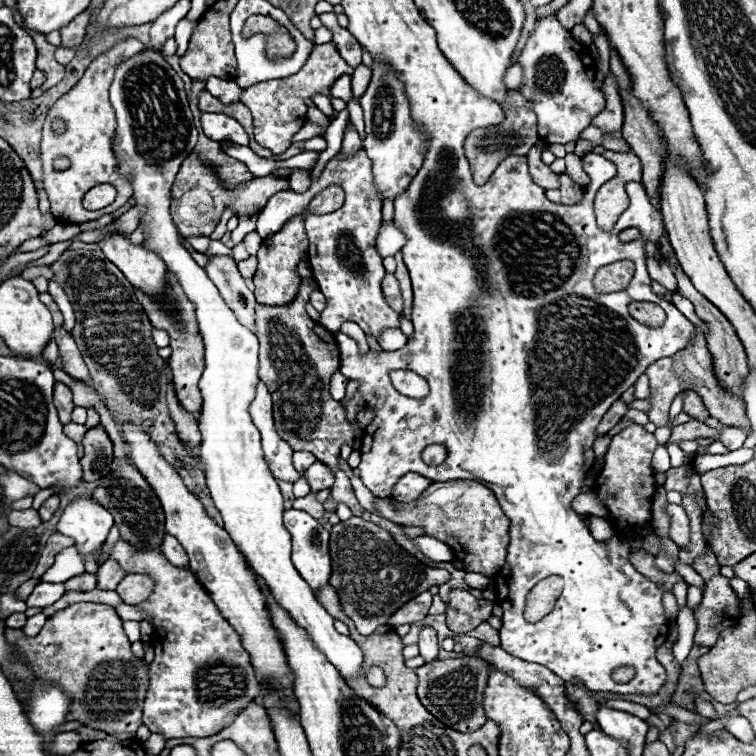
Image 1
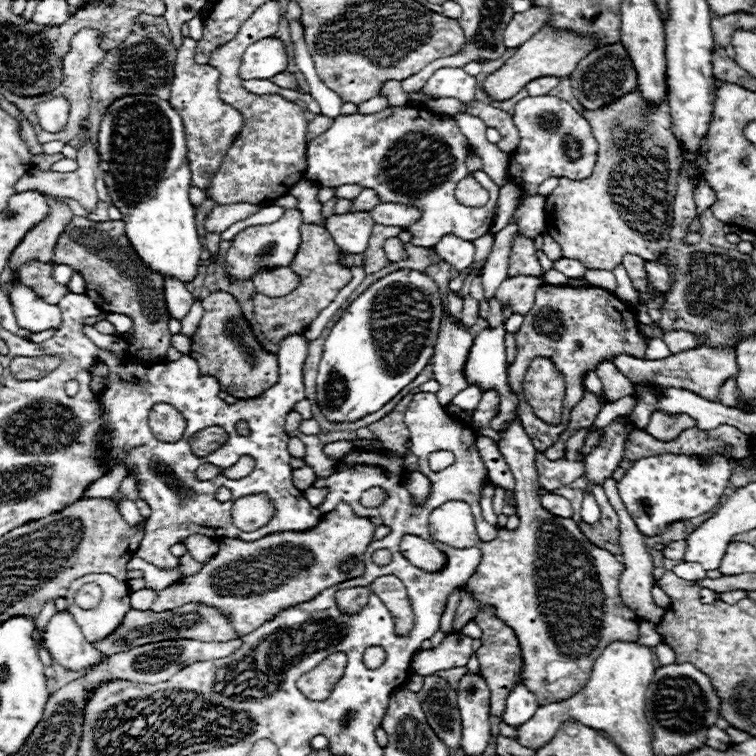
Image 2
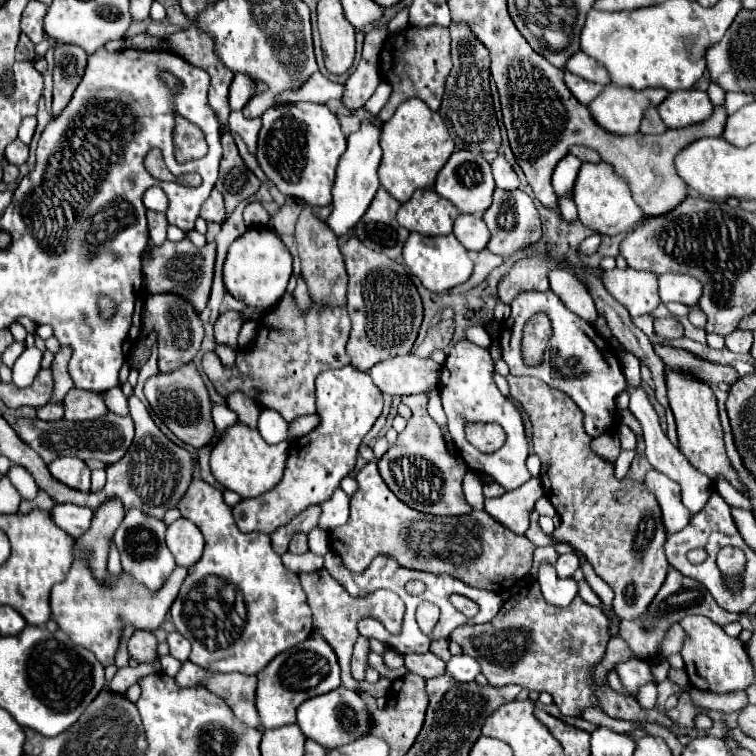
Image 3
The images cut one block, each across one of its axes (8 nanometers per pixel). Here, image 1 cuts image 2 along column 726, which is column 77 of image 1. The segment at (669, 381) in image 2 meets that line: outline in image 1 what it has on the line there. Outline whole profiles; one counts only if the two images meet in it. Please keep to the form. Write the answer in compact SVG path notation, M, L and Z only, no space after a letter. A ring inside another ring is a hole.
M58 326L58 328L54 328L54 340L58 344L58 350L60 350L60 356L62 356L62 362L64 362L64 370L70 376L74 376L76 380L82 380L82 382L90 384L88 368L86 368L82 356L78 354L74 338L62 326Z

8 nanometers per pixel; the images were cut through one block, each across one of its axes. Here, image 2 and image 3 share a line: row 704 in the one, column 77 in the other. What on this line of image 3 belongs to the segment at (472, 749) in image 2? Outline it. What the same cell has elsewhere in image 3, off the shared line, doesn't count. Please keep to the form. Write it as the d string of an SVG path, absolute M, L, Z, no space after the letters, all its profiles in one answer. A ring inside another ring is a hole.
M70 456L56 458L54 462L48 464L48 470L56 480L60 480L70 488L76 488L82 492L90 490L90 468L78 458L70 458Z

